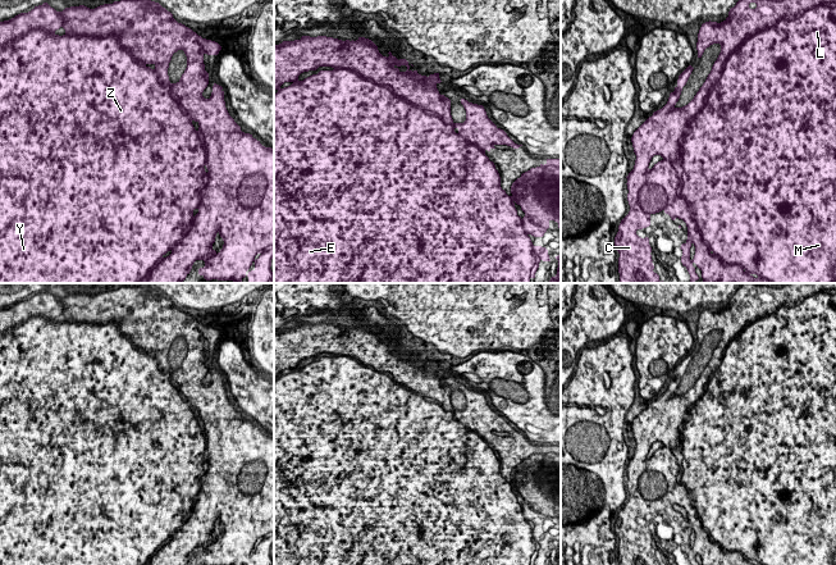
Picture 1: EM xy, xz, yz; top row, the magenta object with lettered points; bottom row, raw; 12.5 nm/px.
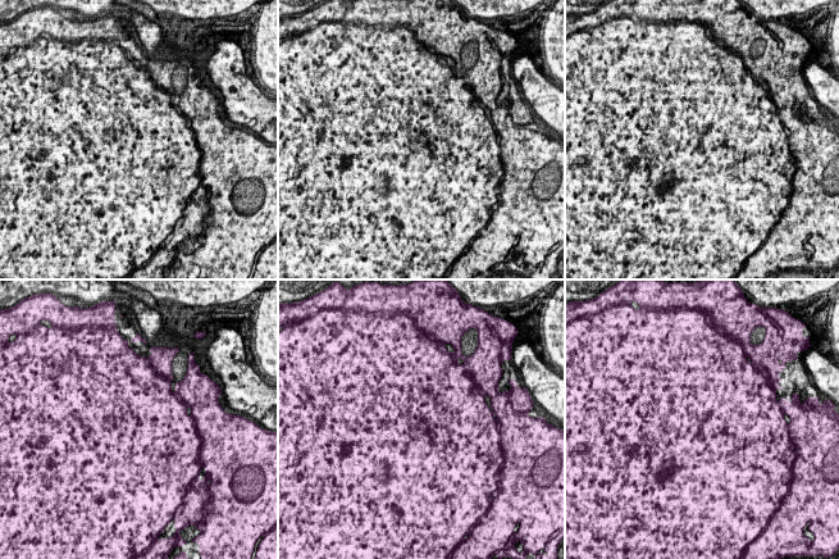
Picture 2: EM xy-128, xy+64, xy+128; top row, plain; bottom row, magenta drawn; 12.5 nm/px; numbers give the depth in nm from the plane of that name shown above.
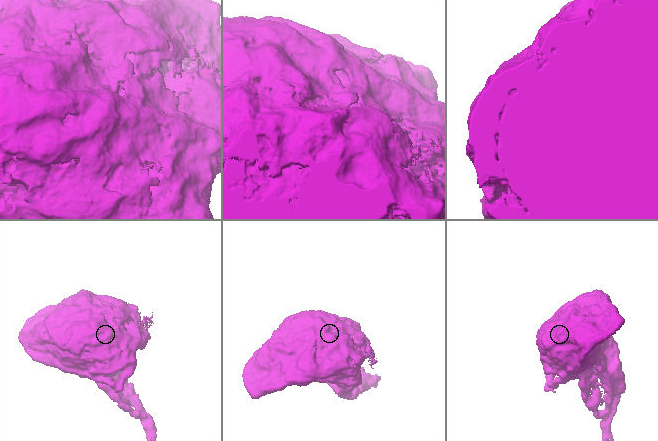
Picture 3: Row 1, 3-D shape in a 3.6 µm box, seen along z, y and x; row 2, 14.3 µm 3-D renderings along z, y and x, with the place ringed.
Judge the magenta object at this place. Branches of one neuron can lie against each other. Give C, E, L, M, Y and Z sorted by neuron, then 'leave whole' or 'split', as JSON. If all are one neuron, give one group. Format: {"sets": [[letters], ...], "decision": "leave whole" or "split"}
{"sets": [["C", "E", "L", "M", "Y", "Z"]], "decision": "leave whole"}

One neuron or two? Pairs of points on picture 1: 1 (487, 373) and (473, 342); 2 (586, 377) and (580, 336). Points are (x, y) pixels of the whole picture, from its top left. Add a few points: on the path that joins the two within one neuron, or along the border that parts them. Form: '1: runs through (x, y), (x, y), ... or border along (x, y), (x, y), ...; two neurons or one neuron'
1: border along (482, 350), (499, 351); two neurons
2: border along (602, 341), (588, 343), (583, 349), (574, 373); two neurons

